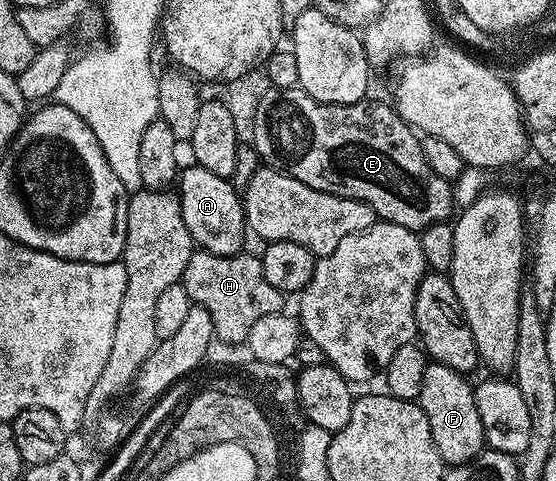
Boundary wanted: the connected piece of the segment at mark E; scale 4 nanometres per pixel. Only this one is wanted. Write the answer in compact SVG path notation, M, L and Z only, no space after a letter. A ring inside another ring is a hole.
M298 86L285 88L283 90L267 89L264 90L263 95L259 99L255 122L250 124L249 131L251 131L252 137L250 136L250 138L253 140L255 152L257 152L260 160L262 160L264 164L281 171L286 171L288 175L297 177L297 181L301 181L305 185L309 185L318 191L333 193L337 197L349 197L357 201L365 201L365 205L372 207L375 210L376 216L378 216L382 222L405 225L405 229L418 233L434 223L448 222L448 220L452 218L453 212L456 210L457 206L454 201L452 184L445 177L437 177L437 173L433 173L429 169L429 161L425 161L425 153L423 152L420 136L417 134L415 128L410 127L410 125L395 112L395 108L390 102L382 103L379 99L368 97L362 99L359 103L333 105L332 103L317 102L313 97L309 97L309 93L305 93Z

